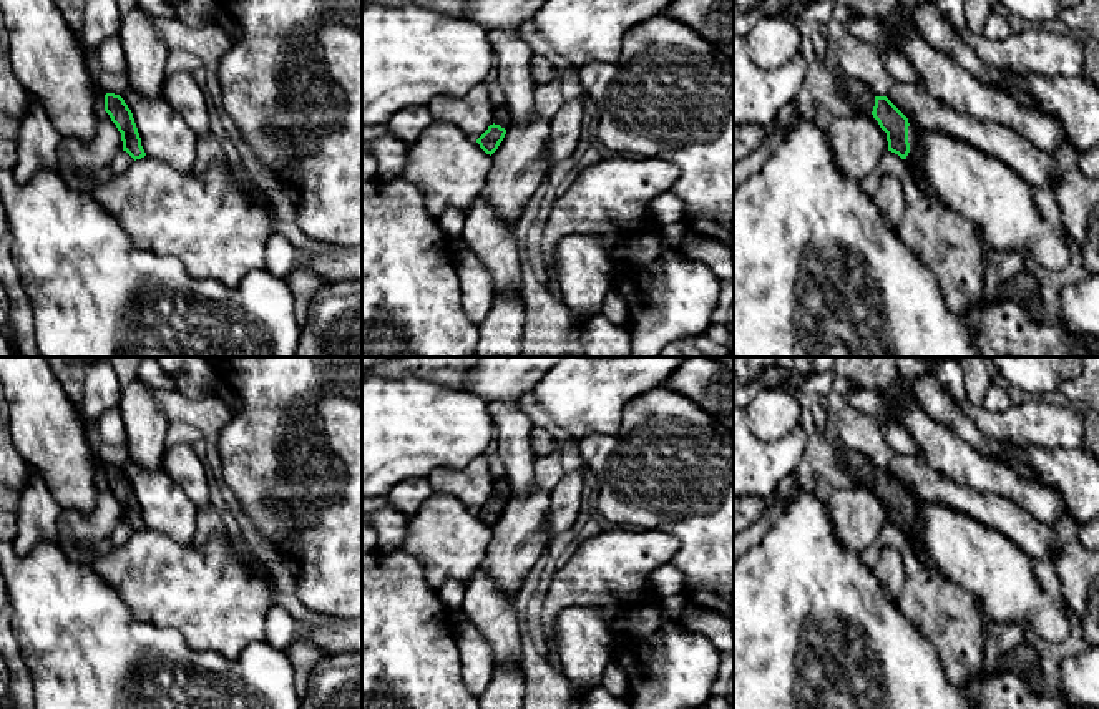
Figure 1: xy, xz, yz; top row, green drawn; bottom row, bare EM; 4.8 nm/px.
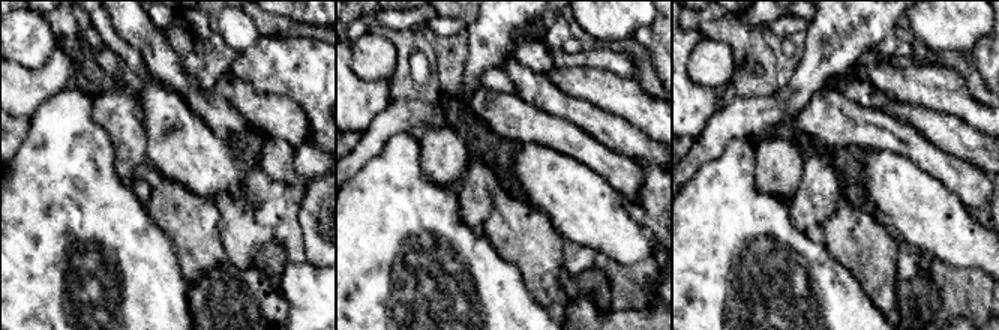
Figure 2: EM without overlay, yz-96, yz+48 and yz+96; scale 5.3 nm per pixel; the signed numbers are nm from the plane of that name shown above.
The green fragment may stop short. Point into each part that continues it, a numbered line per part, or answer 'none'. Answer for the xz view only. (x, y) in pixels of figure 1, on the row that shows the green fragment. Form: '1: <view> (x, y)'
1: xz (502, 115)

